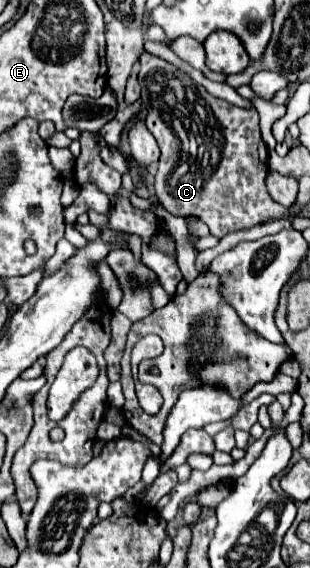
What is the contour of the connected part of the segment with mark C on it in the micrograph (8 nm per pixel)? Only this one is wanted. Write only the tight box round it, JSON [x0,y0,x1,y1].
[139,53,293,239]

